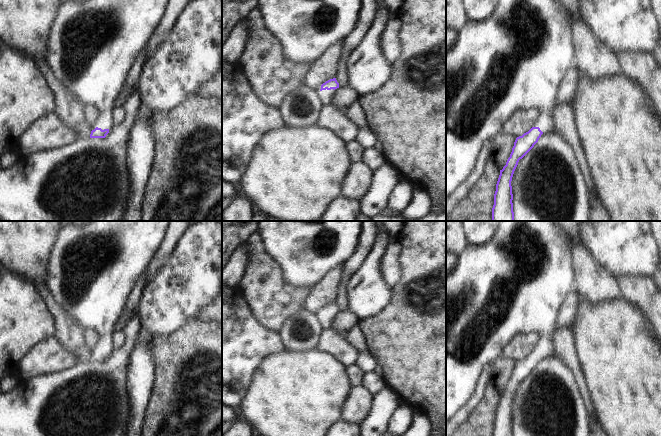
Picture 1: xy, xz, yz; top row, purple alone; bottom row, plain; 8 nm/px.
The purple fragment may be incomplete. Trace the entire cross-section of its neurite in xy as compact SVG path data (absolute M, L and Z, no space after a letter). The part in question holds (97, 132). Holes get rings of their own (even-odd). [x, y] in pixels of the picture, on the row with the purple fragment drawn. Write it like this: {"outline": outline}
{"outline": "M68 0L60 3L47 38L45 62L83 107L93 106L100 111L97 127L91 131L90 138L105 138L109 133L115 100L124 88L136 56L148 43L163 16L167 3L168 0Z"}

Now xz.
{"outline": "M336 78L330 79L321 85L320 98L322 100L322 105L332 104L334 90L337 88L339 88L339 83Z"}

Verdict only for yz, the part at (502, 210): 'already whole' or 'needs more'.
needs more

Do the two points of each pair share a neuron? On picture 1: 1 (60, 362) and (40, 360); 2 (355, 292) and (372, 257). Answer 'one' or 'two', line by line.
1: one
2: one

